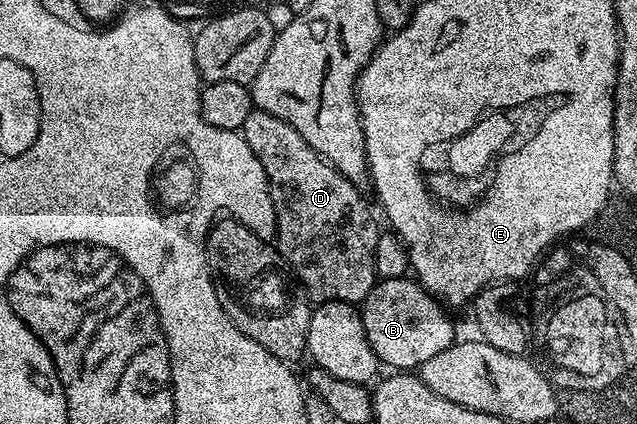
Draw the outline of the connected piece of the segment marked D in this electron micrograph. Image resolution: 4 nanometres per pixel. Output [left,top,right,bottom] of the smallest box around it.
[240,107,380,303]

